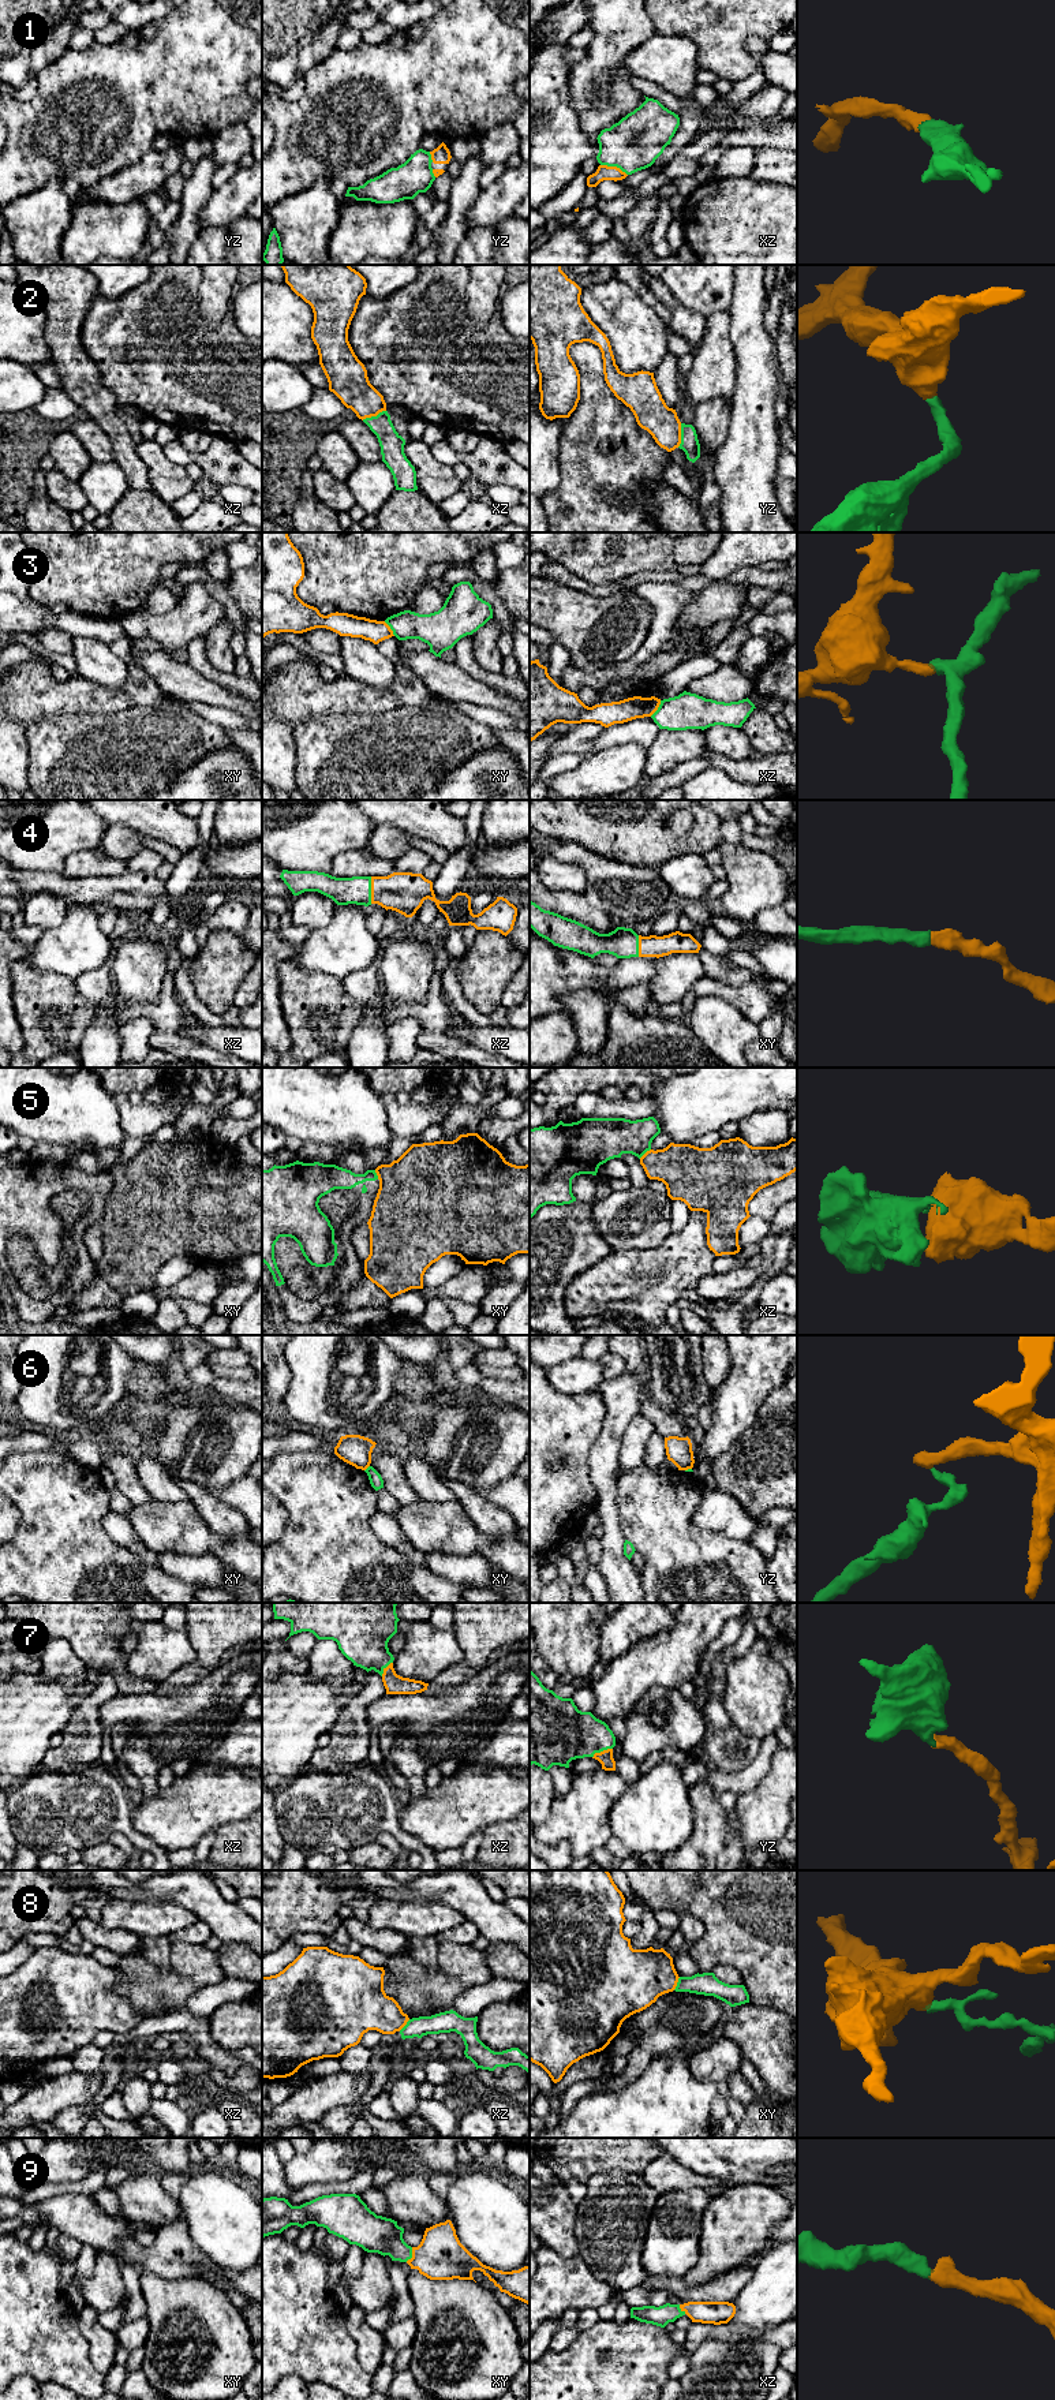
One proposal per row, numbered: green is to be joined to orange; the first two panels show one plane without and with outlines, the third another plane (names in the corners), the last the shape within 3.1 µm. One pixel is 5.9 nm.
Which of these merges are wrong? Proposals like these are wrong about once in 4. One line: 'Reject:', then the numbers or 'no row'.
Reject: 3, 5, 6, 8

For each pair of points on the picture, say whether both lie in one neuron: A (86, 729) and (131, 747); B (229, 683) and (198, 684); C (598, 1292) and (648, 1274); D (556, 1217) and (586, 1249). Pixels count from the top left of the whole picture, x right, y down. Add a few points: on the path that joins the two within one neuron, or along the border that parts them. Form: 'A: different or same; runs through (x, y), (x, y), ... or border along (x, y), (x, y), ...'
A: same; runs through (97, 740), (104, 747), (120, 747)
B: different; border along (189, 665), (214, 683), (244, 696)
C: same; runs through (610, 1279), (636, 1278)
D: same; runs through (567, 1218), (567, 1226), (575, 1238)

